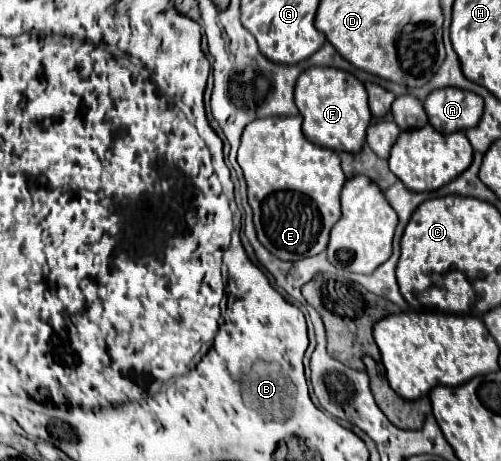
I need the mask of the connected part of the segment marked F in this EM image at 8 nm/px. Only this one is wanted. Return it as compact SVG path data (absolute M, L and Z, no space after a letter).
M309 68L303 72L295 86L295 104L303 118L303 134L309 142L335 152L361 152L365 132L371 122L365 86L349 72L337 68Z

